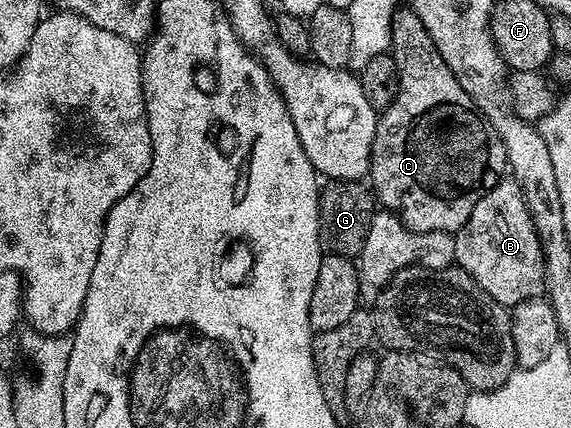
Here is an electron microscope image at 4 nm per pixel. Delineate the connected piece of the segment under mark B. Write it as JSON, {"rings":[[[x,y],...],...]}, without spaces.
{"rings":[[[503,177],[480,200],[476,200],[476,208],[472,208],[472,216],[454,234],[456,244],[456,256],[454,261],[459,270],[468,272],[472,280],[492,300],[496,300],[502,306],[513,308],[533,298],[543,297],[546,289],[546,261],[542,255],[542,245],[538,239],[536,228],[532,224],[532,216],[528,212],[528,204],[524,200],[524,192],[520,184],[513,177]]]}

